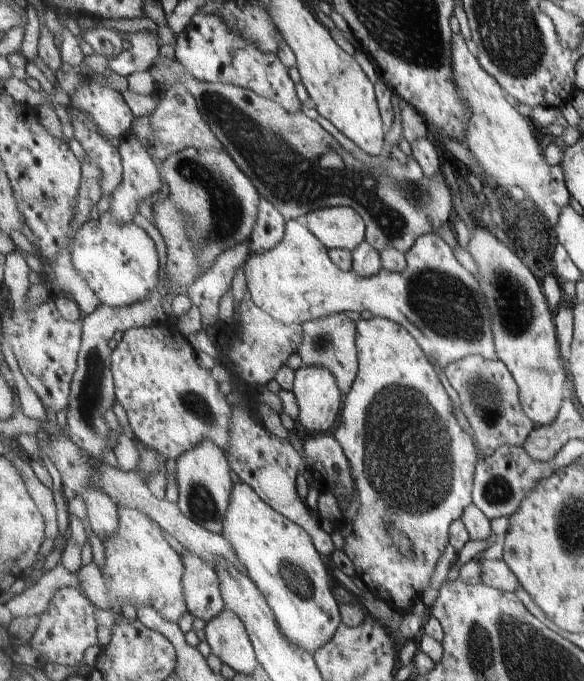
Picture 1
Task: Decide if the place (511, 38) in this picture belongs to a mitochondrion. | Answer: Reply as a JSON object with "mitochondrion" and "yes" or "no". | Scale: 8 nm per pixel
{"mitochondrion":"yes"}

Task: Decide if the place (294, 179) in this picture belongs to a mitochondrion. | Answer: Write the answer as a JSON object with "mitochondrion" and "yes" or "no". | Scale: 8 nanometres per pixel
{"mitochondrion":"yes"}

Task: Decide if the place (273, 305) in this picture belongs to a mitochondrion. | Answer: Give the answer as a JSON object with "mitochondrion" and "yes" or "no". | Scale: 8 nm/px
{"mitochondrion":"no"}

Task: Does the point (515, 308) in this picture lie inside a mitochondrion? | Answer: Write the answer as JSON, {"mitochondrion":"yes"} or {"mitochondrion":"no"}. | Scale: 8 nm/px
{"mitochondrion":"yes"}

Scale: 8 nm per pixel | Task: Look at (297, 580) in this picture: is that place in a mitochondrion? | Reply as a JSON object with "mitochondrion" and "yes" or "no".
{"mitochondrion":"yes"}

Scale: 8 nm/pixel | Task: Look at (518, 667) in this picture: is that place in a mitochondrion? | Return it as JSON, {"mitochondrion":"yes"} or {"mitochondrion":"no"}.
{"mitochondrion":"yes"}

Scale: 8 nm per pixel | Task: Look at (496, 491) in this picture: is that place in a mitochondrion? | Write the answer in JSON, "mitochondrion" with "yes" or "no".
{"mitochondrion":"yes"}

